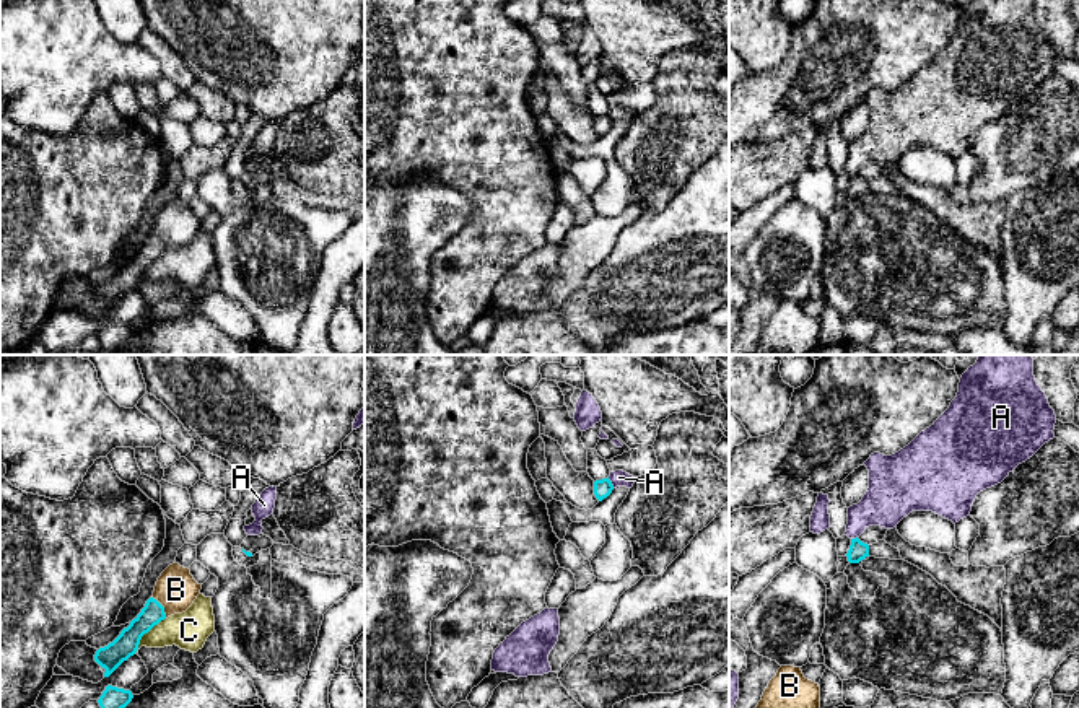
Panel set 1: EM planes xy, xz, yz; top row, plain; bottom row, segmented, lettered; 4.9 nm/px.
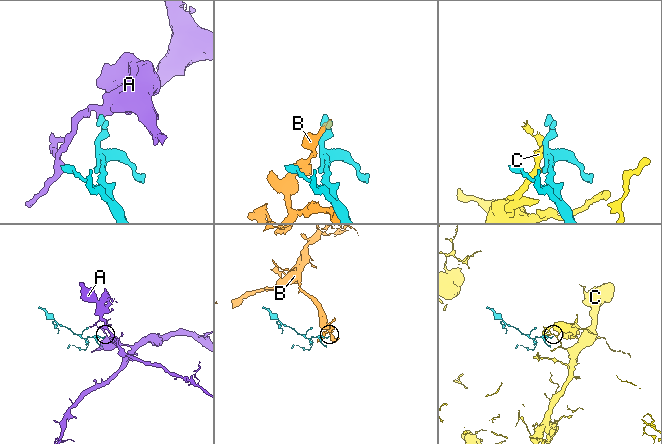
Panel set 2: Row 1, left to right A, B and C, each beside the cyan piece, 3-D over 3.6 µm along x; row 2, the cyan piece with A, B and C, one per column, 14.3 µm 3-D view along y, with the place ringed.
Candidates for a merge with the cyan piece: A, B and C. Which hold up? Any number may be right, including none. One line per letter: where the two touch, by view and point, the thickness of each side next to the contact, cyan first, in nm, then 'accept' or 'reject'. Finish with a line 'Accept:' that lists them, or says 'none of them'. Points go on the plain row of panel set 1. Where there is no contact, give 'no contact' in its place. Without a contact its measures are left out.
A: contact xz (611, 118); calibres 90 and 80 nm; reject
B: contact xy (163, 243); calibres 110 and 200 nm; reject
C: contact xy (145, 267); calibres 120 and 190 nm; reject
Accept: none of them

